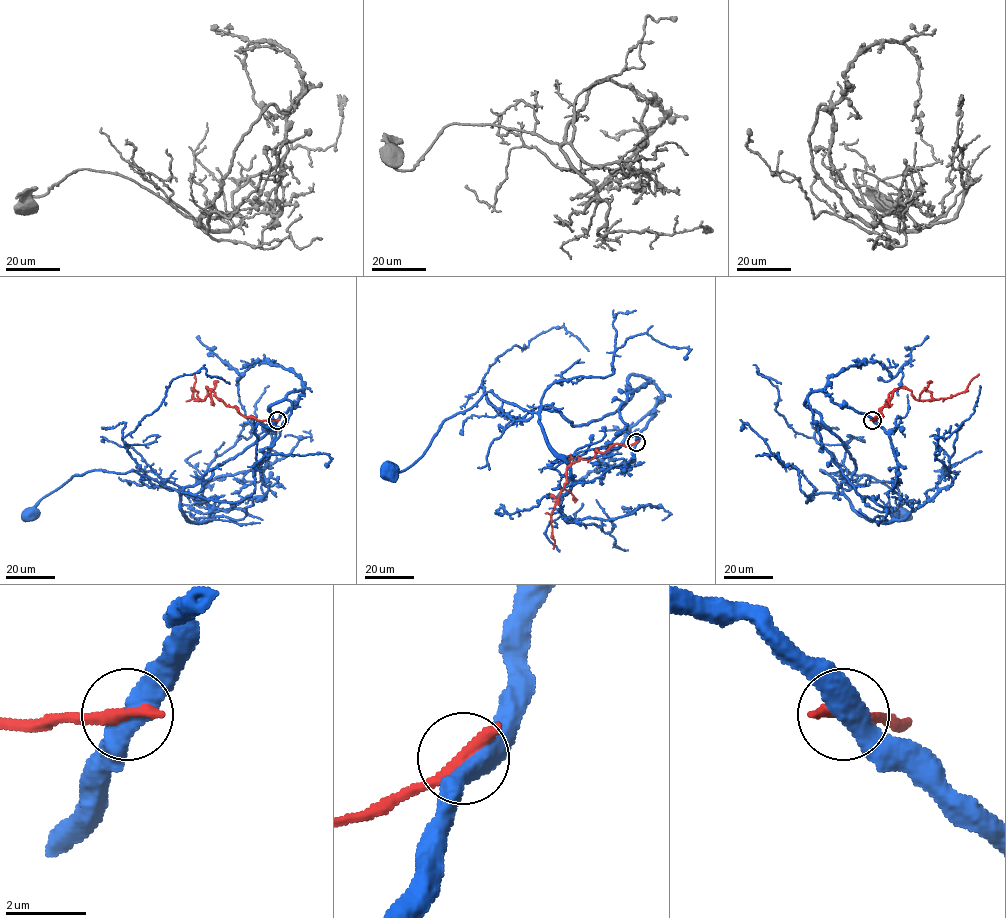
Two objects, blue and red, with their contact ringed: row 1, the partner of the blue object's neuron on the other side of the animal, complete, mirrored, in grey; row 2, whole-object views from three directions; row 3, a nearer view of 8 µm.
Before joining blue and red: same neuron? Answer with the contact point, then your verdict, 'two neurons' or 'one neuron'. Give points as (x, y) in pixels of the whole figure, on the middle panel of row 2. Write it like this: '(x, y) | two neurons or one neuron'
(636, 442) | two neurons

